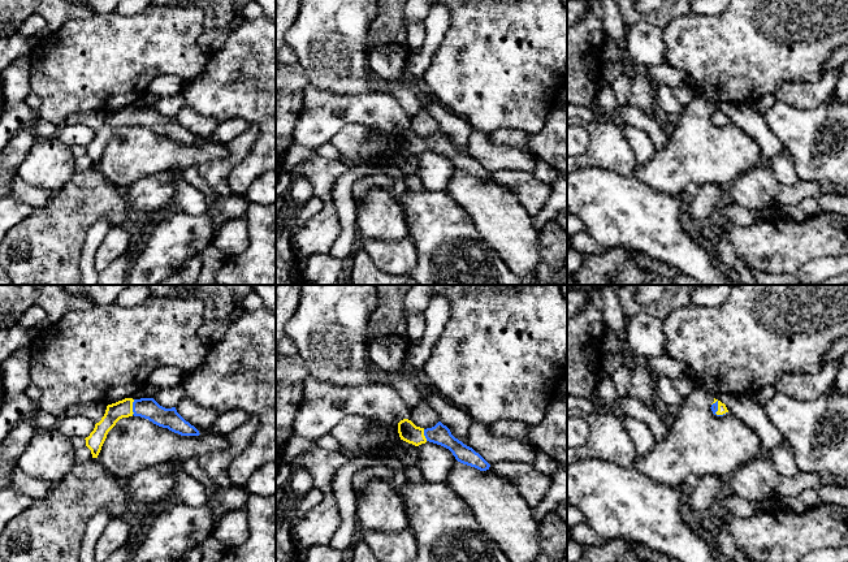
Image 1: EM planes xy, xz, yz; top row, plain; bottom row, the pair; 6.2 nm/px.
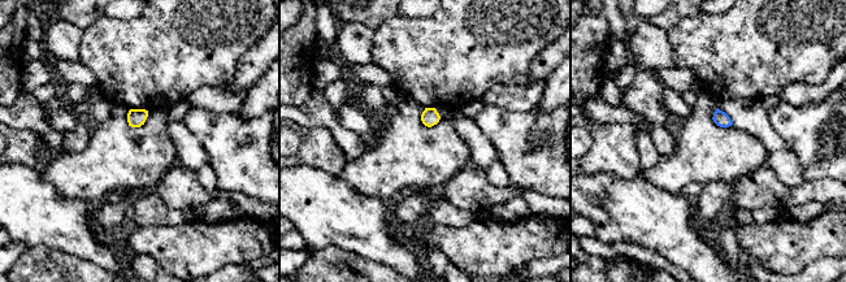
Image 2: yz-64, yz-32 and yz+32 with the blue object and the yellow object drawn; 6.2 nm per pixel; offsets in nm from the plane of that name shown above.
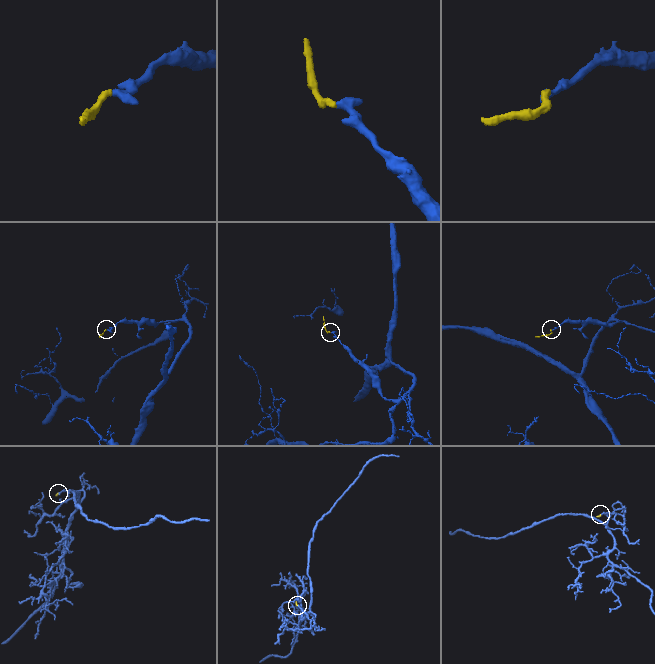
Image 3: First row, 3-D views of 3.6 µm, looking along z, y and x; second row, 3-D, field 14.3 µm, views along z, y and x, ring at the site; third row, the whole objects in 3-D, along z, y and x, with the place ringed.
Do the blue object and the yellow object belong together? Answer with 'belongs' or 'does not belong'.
belongs

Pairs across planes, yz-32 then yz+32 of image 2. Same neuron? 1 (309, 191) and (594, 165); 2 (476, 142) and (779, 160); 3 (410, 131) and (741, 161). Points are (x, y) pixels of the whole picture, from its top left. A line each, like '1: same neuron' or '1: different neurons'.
1: different neurons
2: different neurons
3: same neuron

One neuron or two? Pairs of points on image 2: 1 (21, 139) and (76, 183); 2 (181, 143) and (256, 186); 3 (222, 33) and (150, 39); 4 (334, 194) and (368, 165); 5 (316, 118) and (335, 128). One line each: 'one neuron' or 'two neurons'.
1: two neurons
2: two neurons
3: one neuron
4: two neurons
5: one neuron

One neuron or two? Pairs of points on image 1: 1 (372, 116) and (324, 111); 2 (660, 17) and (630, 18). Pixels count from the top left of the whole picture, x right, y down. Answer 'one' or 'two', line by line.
1: one
2: one

